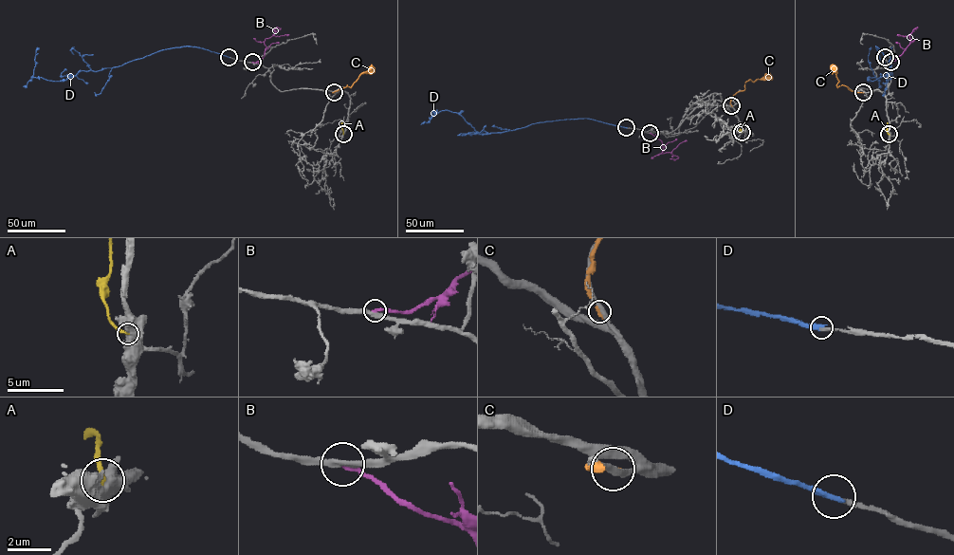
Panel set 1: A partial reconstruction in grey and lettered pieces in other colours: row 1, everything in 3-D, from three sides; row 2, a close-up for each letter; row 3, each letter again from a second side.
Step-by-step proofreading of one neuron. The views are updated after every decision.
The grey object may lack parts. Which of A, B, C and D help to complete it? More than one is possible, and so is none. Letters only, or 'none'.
D

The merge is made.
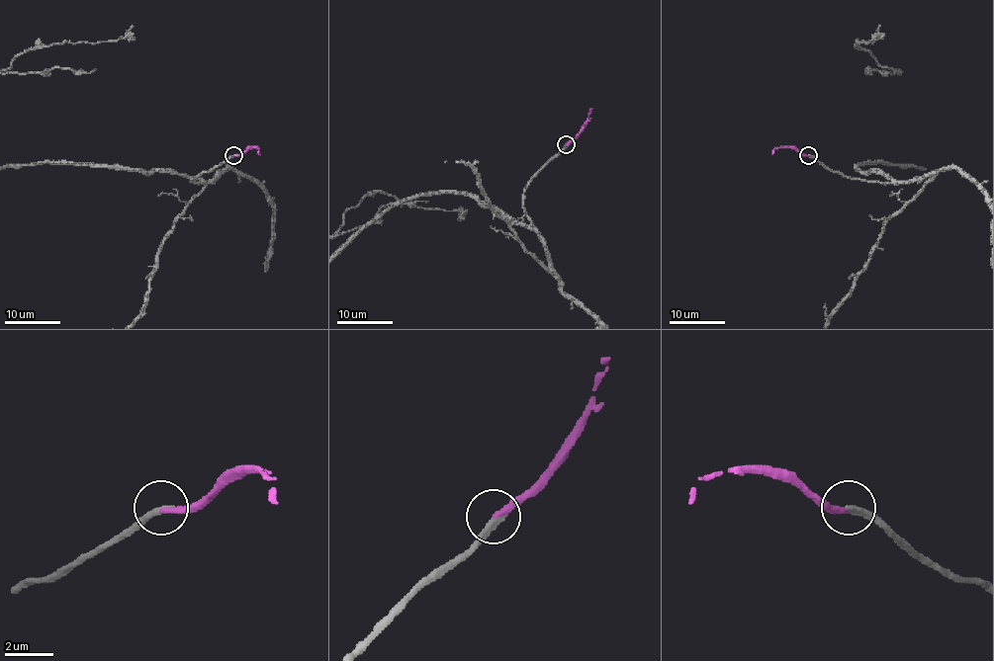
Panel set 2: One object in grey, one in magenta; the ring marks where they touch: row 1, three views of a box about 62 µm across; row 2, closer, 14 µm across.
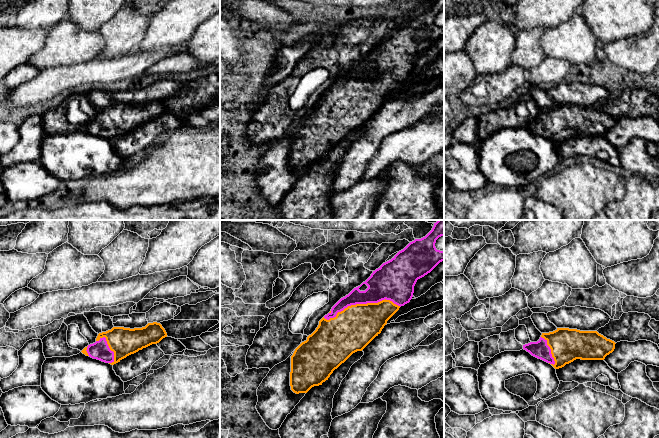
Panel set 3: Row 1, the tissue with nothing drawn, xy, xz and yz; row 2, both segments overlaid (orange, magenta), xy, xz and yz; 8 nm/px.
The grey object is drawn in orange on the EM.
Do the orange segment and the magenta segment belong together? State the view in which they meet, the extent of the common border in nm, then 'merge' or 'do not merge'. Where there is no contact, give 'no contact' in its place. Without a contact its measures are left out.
meets orange in xz; contact 650 nm long; merge

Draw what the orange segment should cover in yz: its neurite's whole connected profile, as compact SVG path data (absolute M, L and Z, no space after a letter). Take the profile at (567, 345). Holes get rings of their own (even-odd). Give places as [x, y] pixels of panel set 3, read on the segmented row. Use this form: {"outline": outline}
{"outline": "M557 328L553 332L542 333L537 342L523 345L523 349L532 356L550 363L555 369L564 367L576 359L604 360L615 349L615 342L607 339L597 331L580 331L577 329Z"}

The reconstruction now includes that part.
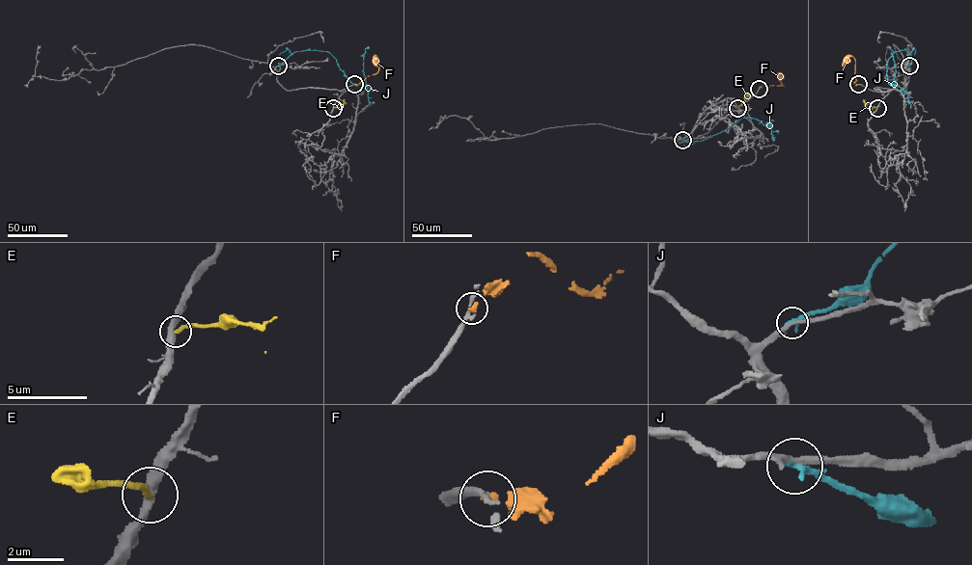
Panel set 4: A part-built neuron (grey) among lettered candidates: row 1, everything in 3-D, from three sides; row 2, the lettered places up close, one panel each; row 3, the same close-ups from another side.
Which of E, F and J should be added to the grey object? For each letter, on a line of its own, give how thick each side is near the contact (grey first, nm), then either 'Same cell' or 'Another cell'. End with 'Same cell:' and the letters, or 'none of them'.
E: Thickness 360 nm (grey) against 240 nm. Another cell
F: Thickness 260 nm (grey) against 240 nm. Another cell
J: Thickness 240 nm (grey) against 300 nm. Another cell
Same cell: none of them

